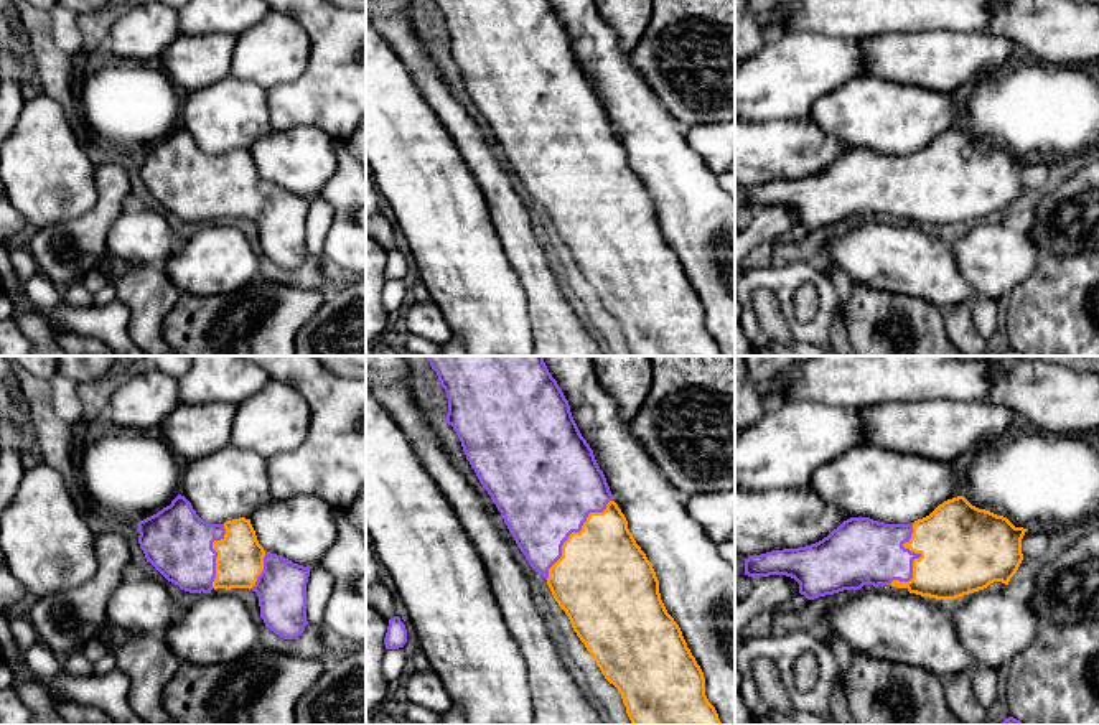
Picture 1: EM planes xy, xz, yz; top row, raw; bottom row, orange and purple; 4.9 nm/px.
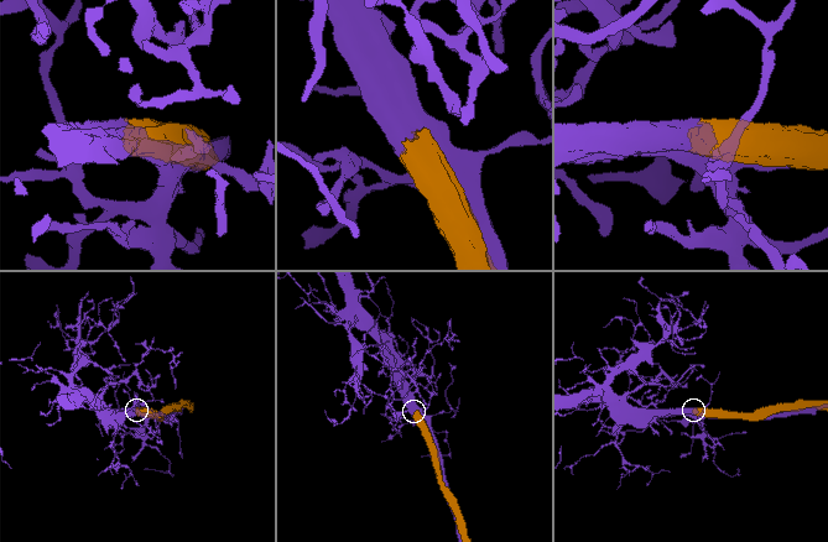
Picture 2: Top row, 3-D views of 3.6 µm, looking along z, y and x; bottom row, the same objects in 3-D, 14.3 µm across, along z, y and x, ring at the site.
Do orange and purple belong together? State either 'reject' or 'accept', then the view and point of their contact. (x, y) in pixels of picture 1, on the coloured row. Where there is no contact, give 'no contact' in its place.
accept; contact xz (572, 533)

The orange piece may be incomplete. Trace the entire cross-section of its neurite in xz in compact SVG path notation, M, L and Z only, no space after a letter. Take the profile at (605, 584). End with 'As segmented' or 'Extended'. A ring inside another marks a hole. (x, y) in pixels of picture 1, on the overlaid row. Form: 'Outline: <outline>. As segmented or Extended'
Outline: M425 356L447 392L445 422L456 432L466 460L501 512L529 565L540 573L593 656L605 679L621 694L633 725L722 725L705 695L705 677L667 613L659 580L582 437L568 400L549 372L544 356Z. Extended

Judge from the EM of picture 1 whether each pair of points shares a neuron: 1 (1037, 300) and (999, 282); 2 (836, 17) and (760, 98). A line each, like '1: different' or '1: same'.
1: different
2: different

